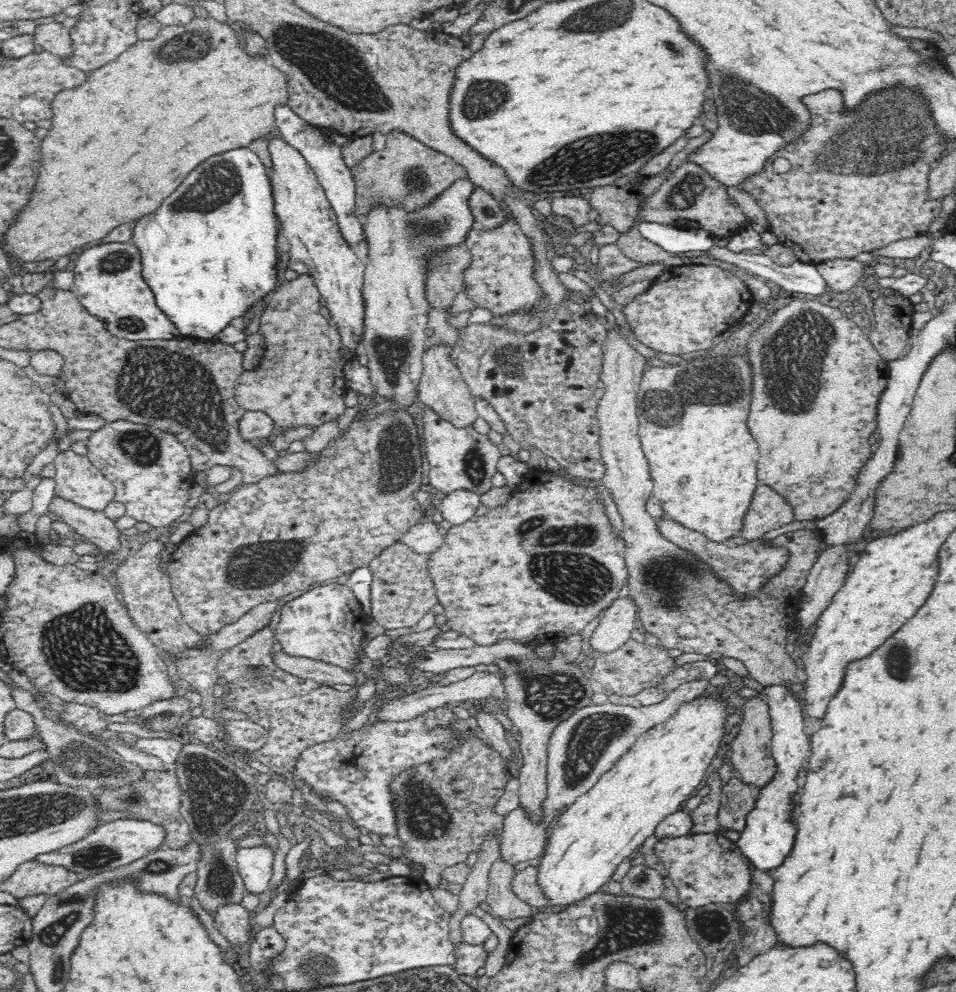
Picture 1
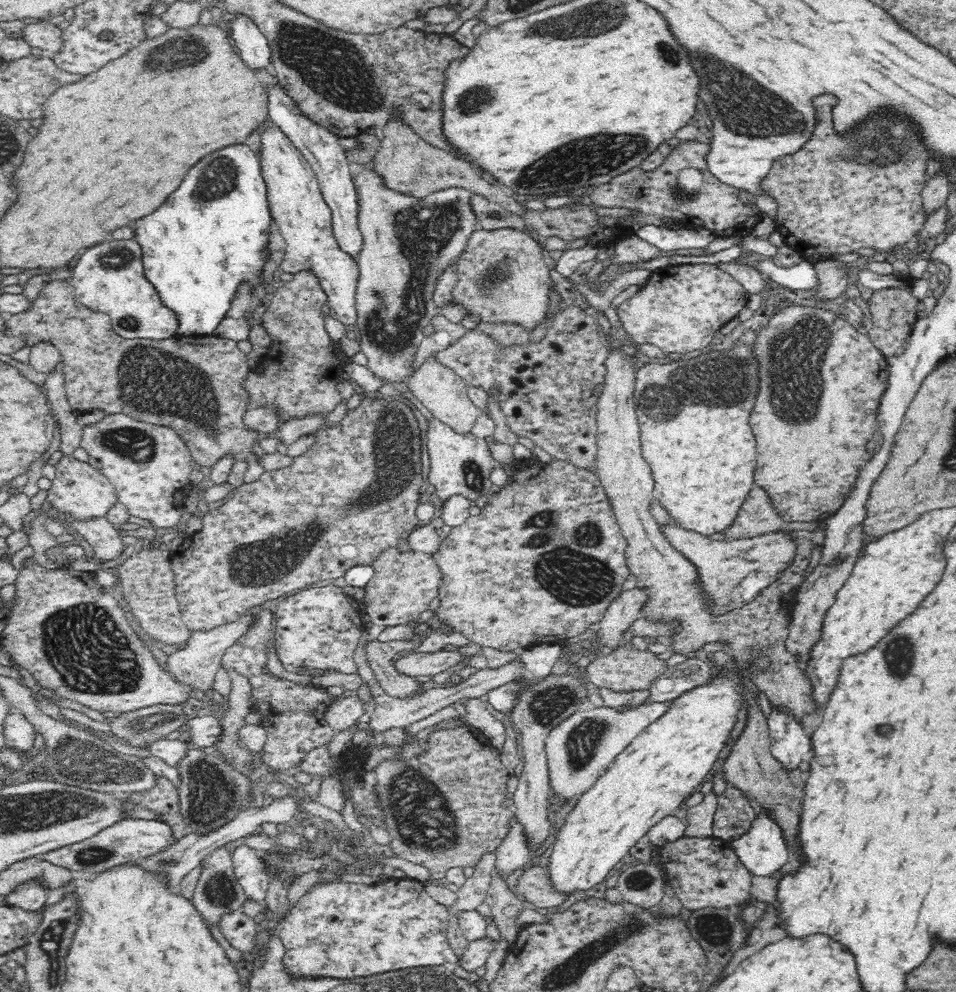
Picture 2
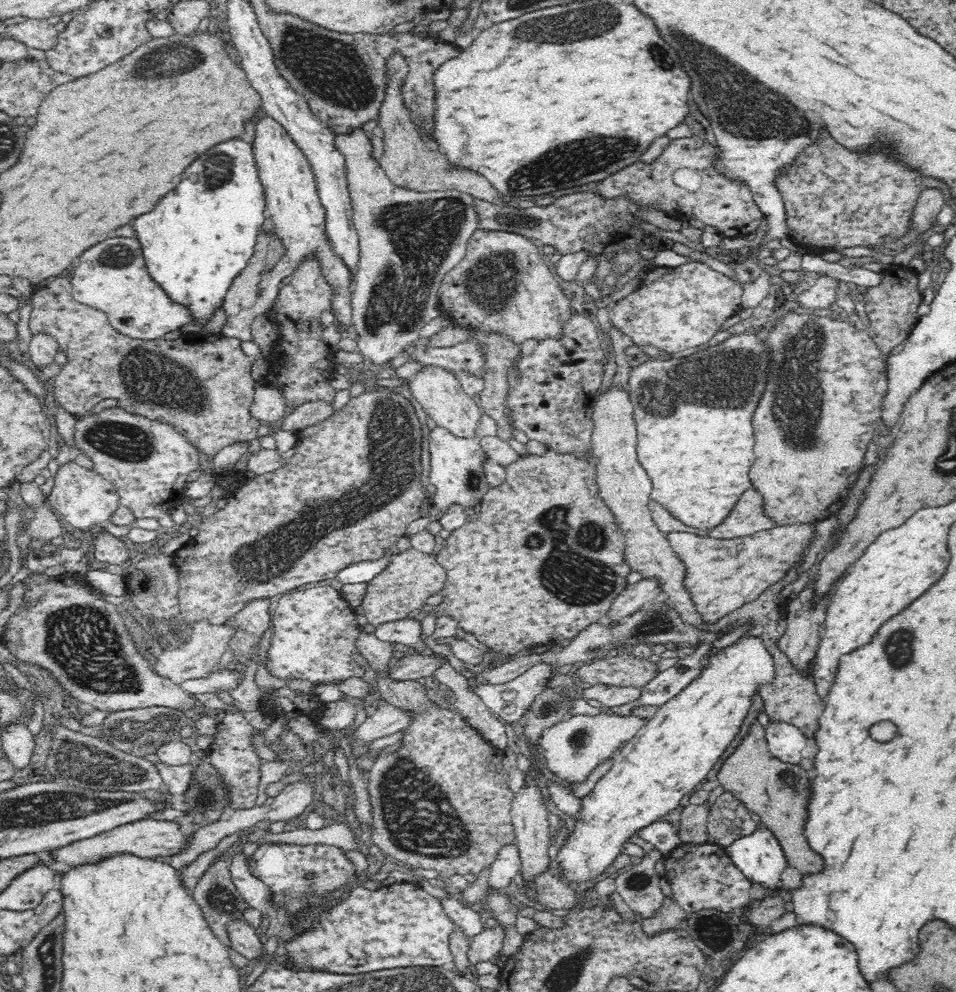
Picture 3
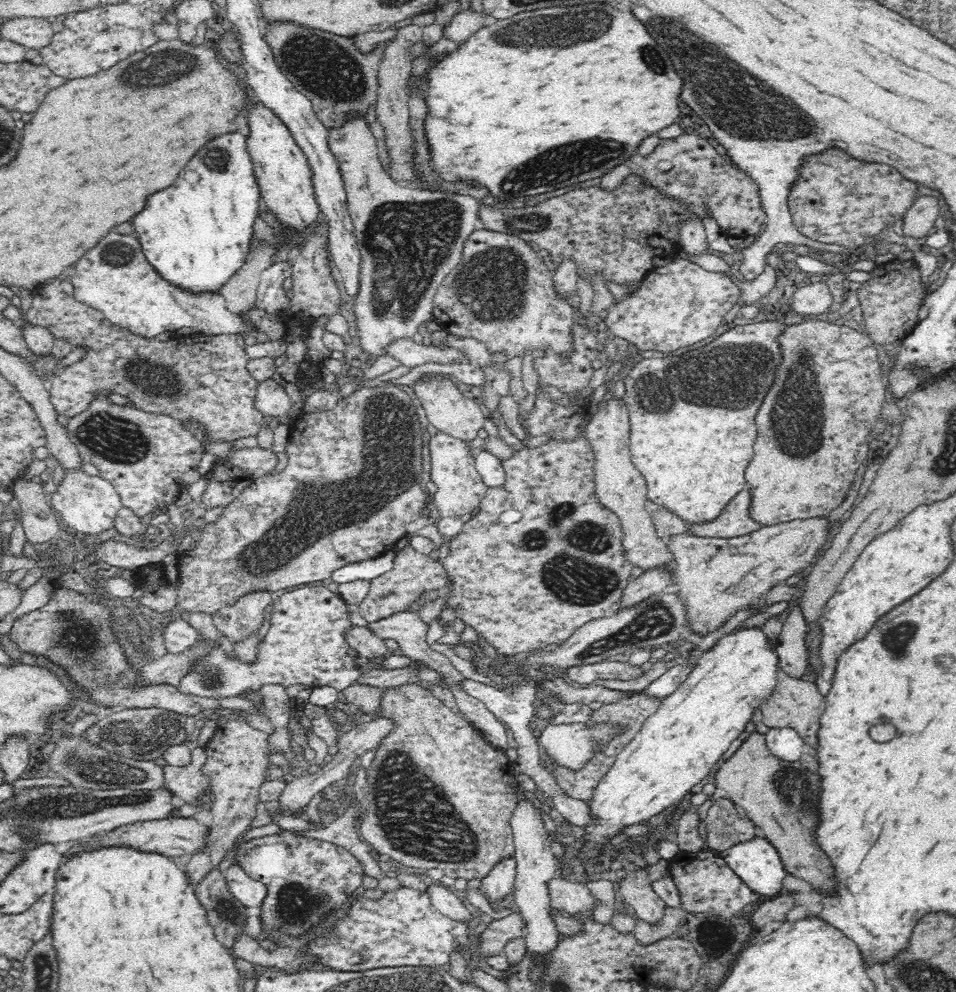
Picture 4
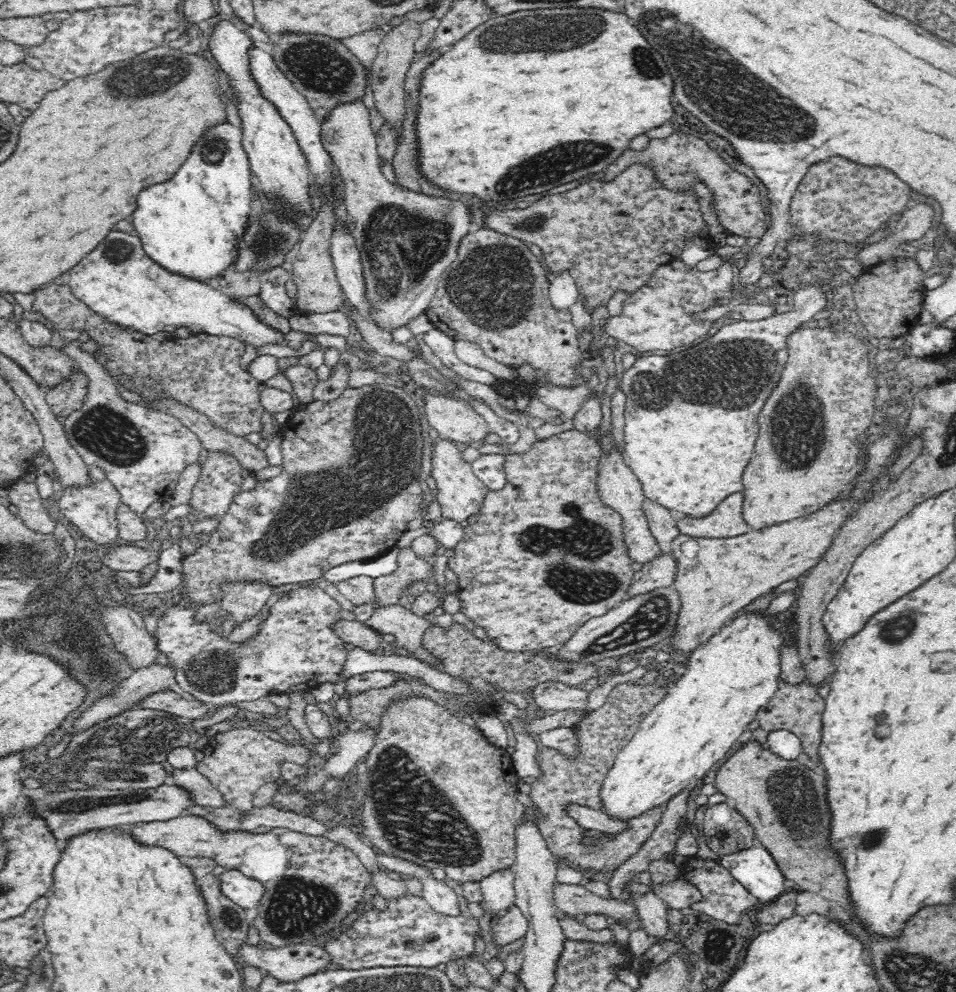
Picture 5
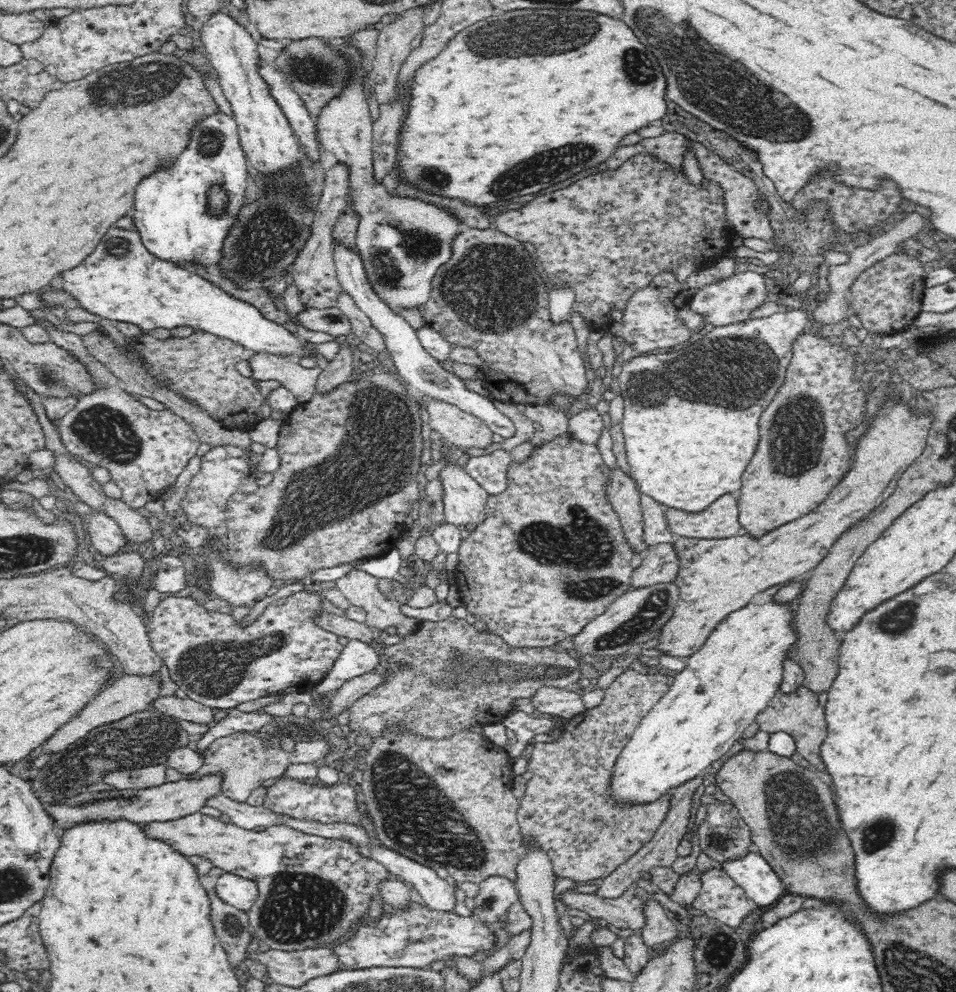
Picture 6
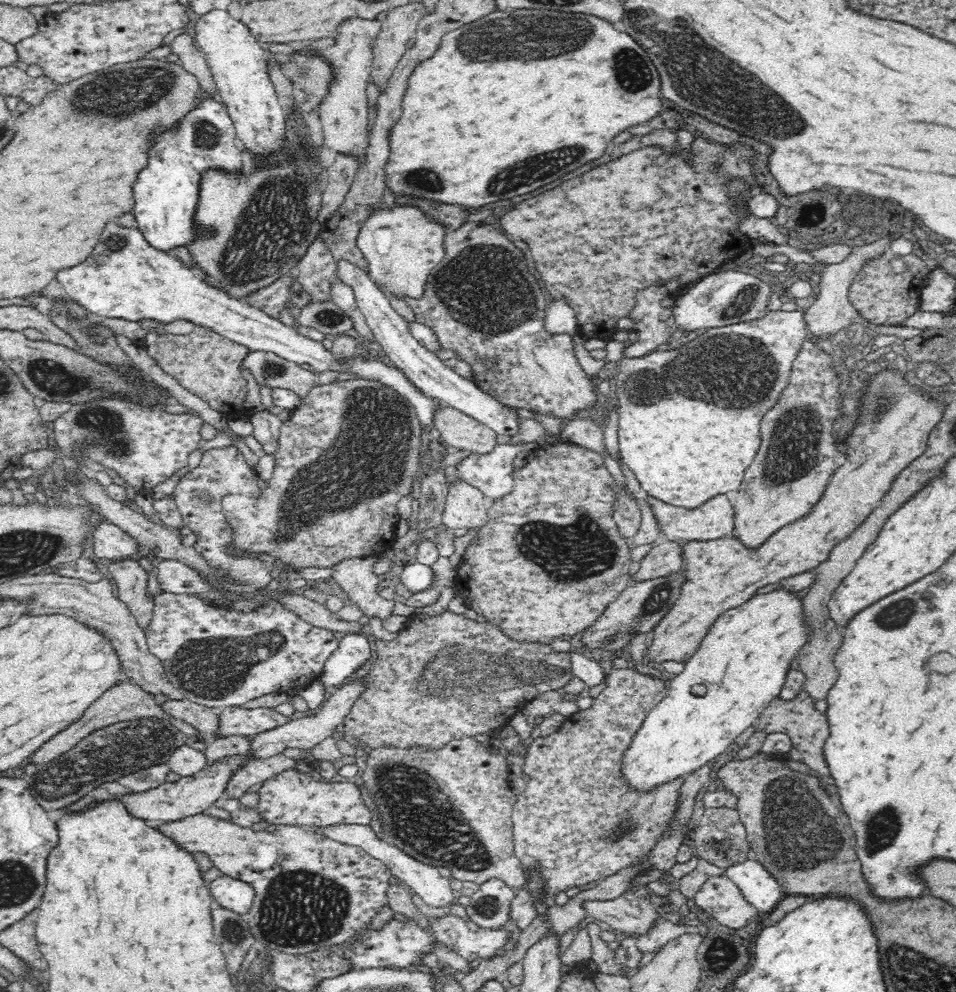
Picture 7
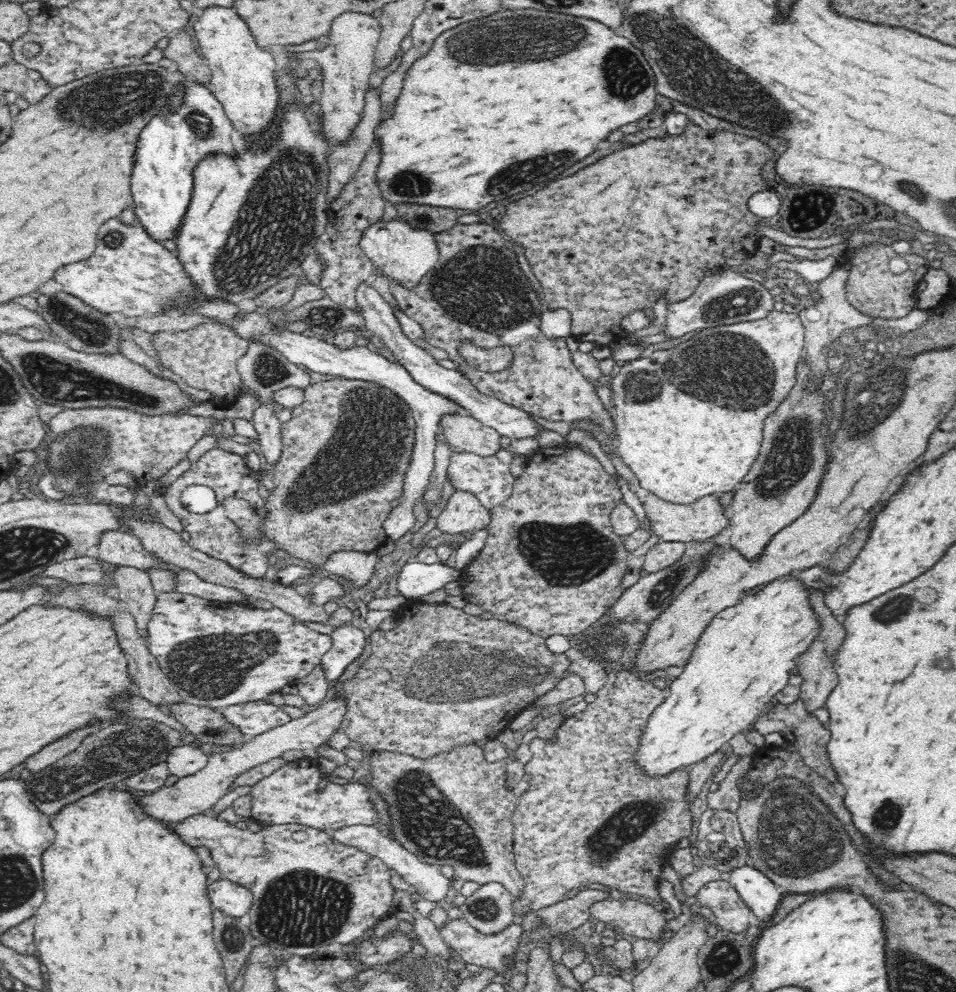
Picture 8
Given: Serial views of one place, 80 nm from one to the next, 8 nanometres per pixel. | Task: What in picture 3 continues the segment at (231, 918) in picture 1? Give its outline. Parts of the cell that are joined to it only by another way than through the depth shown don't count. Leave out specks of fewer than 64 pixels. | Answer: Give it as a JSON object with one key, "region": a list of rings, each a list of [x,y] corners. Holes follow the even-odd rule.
{"region":[[[243,916],[230,920],[226,930],[231,943],[230,947],[235,952],[249,960],[256,960],[263,954],[263,945],[256,935],[256,929]]]}

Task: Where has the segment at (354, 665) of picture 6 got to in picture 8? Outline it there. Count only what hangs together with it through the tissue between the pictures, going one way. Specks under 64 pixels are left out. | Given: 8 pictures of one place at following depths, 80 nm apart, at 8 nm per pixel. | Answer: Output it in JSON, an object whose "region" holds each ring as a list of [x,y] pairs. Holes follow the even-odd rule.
{"region":[[[350,623],[339,625],[331,634],[332,648],[324,654],[320,666],[329,683],[338,680],[366,648],[364,633]]]}

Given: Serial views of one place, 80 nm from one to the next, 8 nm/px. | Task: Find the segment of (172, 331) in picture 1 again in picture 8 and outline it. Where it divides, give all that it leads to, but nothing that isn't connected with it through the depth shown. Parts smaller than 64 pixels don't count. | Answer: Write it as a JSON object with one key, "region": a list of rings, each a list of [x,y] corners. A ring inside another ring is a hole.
{"region":[[[108,220],[100,228],[98,246],[92,256],[82,262],[63,266],[56,270],[54,279],[62,287],[63,292],[71,294],[81,300],[86,306],[91,306],[97,313],[114,314],[120,312],[126,318],[144,316],[144,314],[156,314],[168,316],[168,312],[174,315],[188,314],[188,316],[202,316],[210,322],[225,326],[238,338],[246,342],[259,342],[261,345],[277,350],[292,364],[302,364],[312,372],[318,374],[332,374],[344,379],[356,379],[362,381],[377,382],[383,387],[394,391],[412,409],[412,415],[416,421],[416,446],[412,452],[412,463],[407,473],[407,481],[404,486],[400,504],[394,507],[390,518],[384,522],[390,540],[396,542],[402,538],[415,522],[413,509],[422,501],[422,494],[430,482],[430,476],[435,468],[435,444],[437,441],[436,430],[440,419],[445,414],[460,412],[466,414],[463,408],[459,408],[449,398],[416,384],[408,371],[400,364],[389,361],[385,357],[374,353],[366,346],[355,346],[350,350],[342,350],[334,344],[326,343],[325,340],[308,337],[308,334],[292,331],[288,327],[276,325],[268,314],[261,310],[248,312],[238,308],[238,303],[228,299],[216,297],[204,297],[200,289],[191,278],[183,262],[173,251],[164,248],[153,241],[146,231],[140,226],[128,226],[118,220]]]}

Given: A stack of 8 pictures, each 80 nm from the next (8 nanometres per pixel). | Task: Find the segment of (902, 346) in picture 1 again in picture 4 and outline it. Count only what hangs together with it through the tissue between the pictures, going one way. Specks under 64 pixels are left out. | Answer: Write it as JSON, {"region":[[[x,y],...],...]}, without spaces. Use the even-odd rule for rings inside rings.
{"region":[[[894,259],[882,265],[877,264],[871,274],[873,280],[861,284],[856,298],[870,338],[876,344],[888,346],[904,340],[918,324],[918,310],[927,296],[926,285],[921,281],[921,274],[913,260]]]}

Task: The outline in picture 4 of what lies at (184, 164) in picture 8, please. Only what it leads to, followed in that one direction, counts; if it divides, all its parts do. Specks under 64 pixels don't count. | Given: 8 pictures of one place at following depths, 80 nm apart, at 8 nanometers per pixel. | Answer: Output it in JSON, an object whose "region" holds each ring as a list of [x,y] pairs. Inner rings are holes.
{"region":[[[240,132],[222,136],[212,140],[208,146],[204,146],[204,150],[200,150],[196,154],[196,158],[192,158],[192,162],[188,162],[188,166],[180,172],[180,178],[176,180],[174,186],[170,186],[168,190],[162,190],[160,194],[156,194],[154,198],[148,200],[148,206],[144,212],[140,212],[136,216],[136,220],[131,222],[135,230],[137,239],[140,241],[144,256],[149,265],[156,271],[160,279],[164,279],[166,283],[173,289],[181,292],[192,294],[195,298],[199,298],[200,294],[219,294],[220,290],[232,279],[232,276],[246,264],[250,256],[252,248],[252,240],[254,240],[254,222],[258,220],[263,202],[261,198],[260,187],[254,174],[254,163],[248,152],[247,139]]]}

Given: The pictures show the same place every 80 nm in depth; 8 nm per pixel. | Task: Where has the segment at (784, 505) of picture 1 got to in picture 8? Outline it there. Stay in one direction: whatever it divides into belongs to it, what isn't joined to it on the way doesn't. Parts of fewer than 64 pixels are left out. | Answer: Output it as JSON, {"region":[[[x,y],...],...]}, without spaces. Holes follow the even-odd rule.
{"region":[[[613,454],[610,458],[617,474],[628,485],[629,490],[635,494],[641,506],[646,511],[646,517],[650,519],[653,532],[658,535],[660,541],[686,543],[706,543],[721,534],[724,528],[730,527],[730,519],[727,516],[727,508],[724,507],[719,495],[705,497],[702,501],[692,505],[676,505],[657,498],[654,494],[644,490],[638,482],[636,475],[628,468],[623,459]]]}

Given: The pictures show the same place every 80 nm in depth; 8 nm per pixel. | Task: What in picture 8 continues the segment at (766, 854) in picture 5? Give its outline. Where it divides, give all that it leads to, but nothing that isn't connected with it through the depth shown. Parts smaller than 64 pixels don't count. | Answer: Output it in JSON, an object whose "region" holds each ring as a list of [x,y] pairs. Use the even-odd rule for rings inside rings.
{"region":[[[750,862],[729,870],[726,878],[758,920],[767,925],[784,896],[779,886]]]}

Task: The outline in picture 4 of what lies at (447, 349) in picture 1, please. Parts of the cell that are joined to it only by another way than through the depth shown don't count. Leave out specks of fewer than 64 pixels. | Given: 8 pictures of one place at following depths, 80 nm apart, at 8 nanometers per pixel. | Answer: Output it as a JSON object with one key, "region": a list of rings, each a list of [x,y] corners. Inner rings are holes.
{"region":[[[429,373],[420,376],[414,383],[413,390],[422,404],[423,414],[426,414],[429,424],[439,431],[462,440],[474,440],[477,432],[484,427],[487,413],[481,403],[462,394],[458,382],[451,376],[443,373]]]}

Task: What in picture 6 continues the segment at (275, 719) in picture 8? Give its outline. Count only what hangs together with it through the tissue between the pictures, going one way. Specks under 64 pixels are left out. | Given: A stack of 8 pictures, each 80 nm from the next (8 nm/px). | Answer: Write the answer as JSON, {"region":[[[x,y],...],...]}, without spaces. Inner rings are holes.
{"region":[[[237,708],[227,710],[227,716],[214,723],[205,733],[198,737],[196,751],[202,754],[203,750],[217,738],[235,732],[256,732],[263,726],[272,724],[274,717],[262,711],[243,712]]]}

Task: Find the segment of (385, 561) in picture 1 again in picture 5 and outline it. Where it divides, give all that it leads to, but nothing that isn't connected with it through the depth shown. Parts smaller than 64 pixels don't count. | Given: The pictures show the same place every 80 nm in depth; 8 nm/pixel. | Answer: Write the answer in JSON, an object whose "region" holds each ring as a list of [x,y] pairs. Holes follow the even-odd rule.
{"region":[[[411,547],[400,549],[396,570],[373,579],[372,602],[355,606],[352,610],[356,615],[356,621],[365,623],[372,619],[379,609],[398,605],[406,590],[420,582],[426,582],[426,585],[438,582],[434,559],[432,563],[432,558],[418,555]]]}

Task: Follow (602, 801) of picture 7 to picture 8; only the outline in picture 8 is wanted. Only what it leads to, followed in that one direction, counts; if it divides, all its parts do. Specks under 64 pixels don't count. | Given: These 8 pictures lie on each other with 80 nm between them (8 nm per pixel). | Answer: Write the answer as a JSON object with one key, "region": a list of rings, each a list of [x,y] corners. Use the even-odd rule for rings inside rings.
{"region":[[[631,670],[611,671],[607,673],[608,680],[600,689],[594,702],[587,704],[586,708],[572,717],[566,718],[562,726],[556,731],[556,736],[552,740],[543,740],[534,737],[529,749],[532,751],[532,760],[524,766],[525,773],[530,774],[528,789],[520,795],[516,803],[516,808],[512,813],[513,822],[513,849],[516,854],[516,866],[523,874],[525,885],[522,892],[513,900],[513,913],[515,919],[525,918],[528,914],[535,913],[545,906],[552,906],[564,899],[565,894],[572,889],[579,889],[586,884],[599,883],[620,892],[638,894],[644,898],[652,900],[658,898],[656,884],[658,876],[668,860],[668,856],[674,852],[672,846],[684,837],[690,835],[692,828],[692,815],[689,810],[690,804],[685,801],[685,790],[689,779],[688,769],[676,770],[675,773],[668,774],[667,777],[648,778],[637,770],[633,765],[632,756],[636,750],[639,736],[646,726],[650,713],[665,699],[667,690],[660,690],[648,680],[642,680],[640,676]]]}

